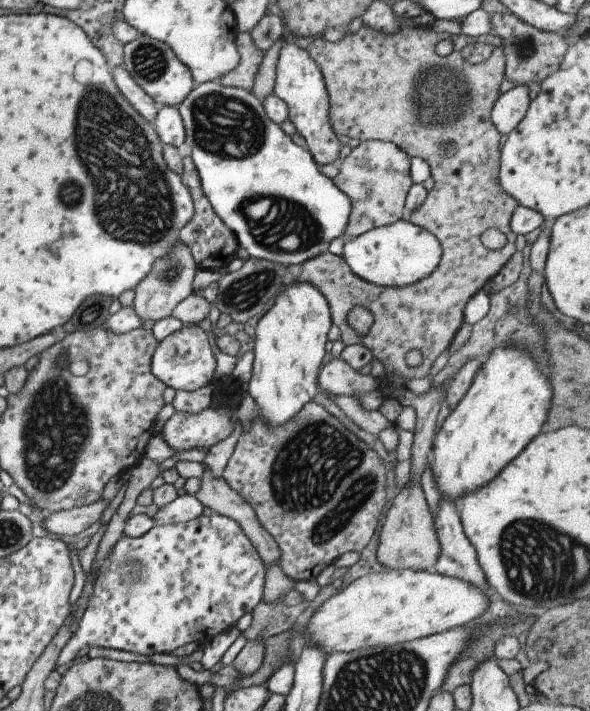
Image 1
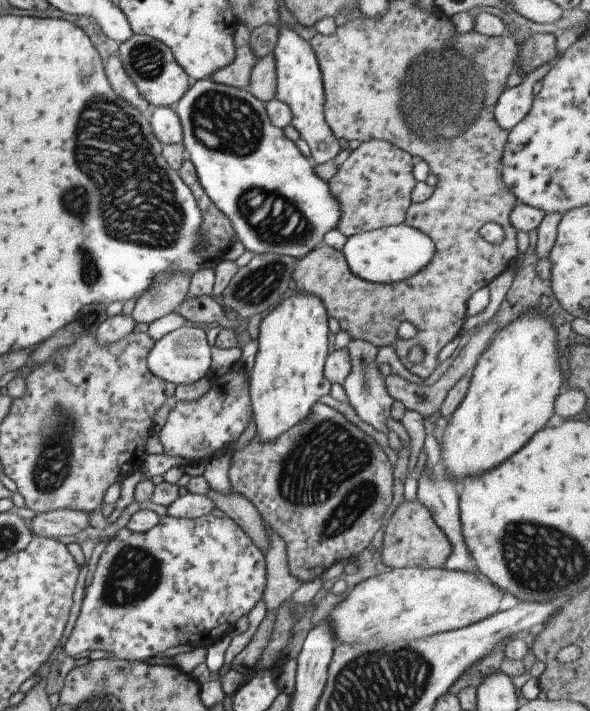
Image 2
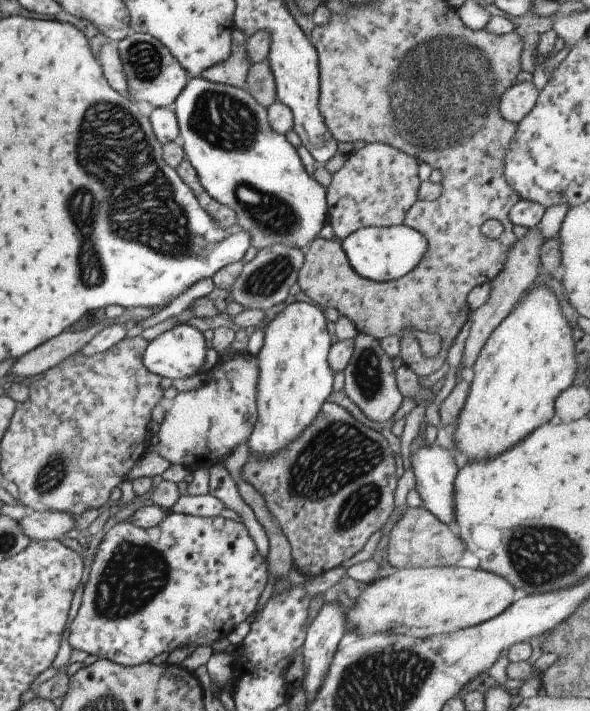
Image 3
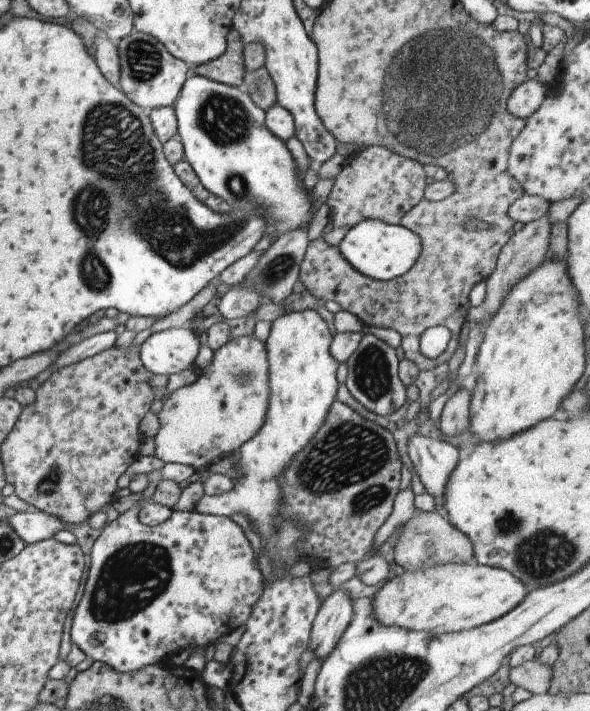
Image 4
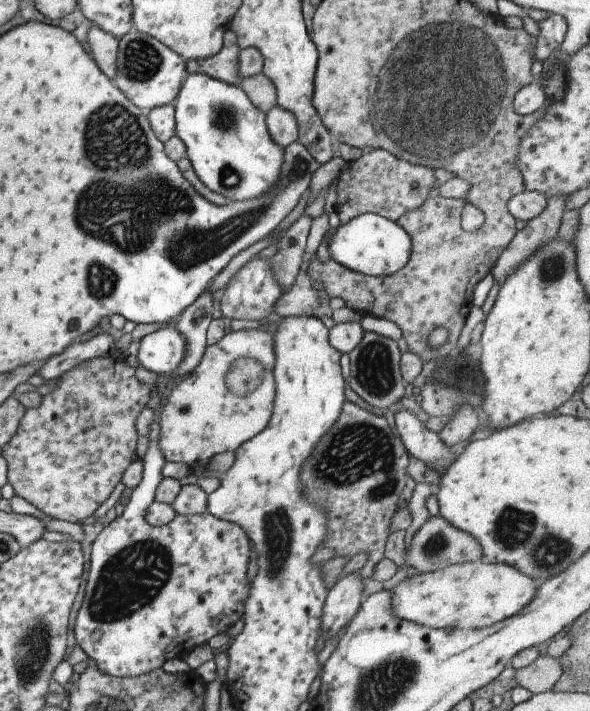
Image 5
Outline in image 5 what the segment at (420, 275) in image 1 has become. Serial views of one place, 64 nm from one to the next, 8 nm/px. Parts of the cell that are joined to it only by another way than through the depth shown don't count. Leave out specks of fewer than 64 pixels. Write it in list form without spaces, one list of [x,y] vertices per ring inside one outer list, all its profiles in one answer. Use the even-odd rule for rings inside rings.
[[[360,214],[333,229],[327,240],[329,256],[349,270],[369,276],[391,276],[409,262],[411,238],[396,222],[378,214]]]

